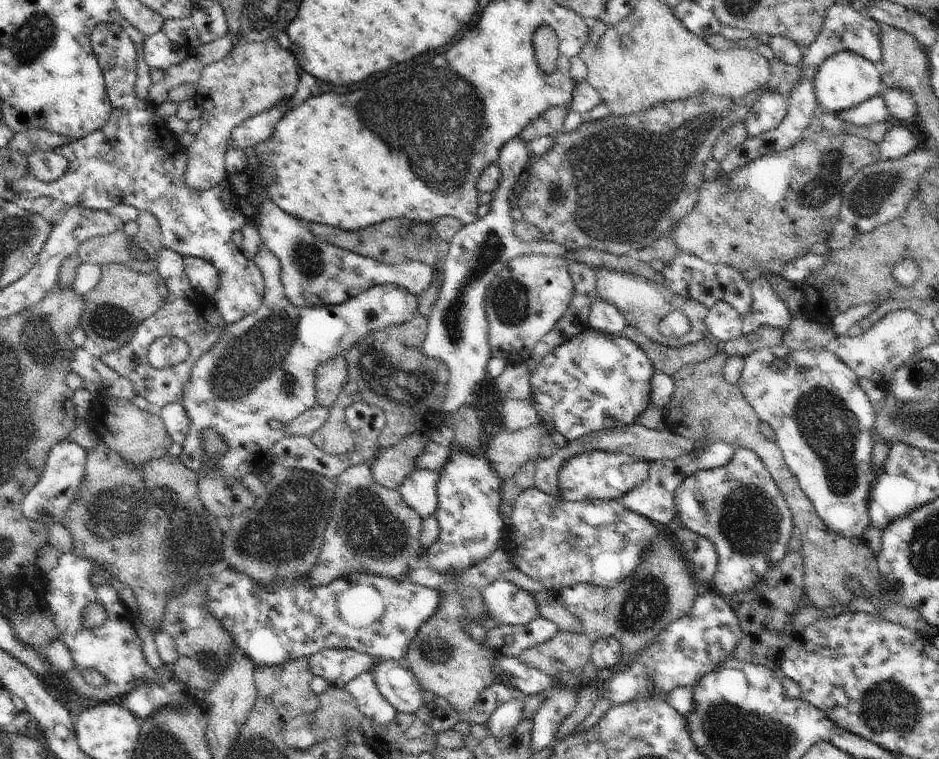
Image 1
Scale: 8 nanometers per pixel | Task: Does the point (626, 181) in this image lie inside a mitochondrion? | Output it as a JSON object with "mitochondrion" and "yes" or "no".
{"mitochondrion":"yes"}

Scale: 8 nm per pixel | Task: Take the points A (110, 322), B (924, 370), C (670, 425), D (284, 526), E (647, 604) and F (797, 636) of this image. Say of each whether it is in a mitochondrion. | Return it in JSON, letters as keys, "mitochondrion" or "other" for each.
{"A":"mitochondrion","B":"mitochondrion","C":"other","D":"mitochondrion","E":"mitochondrion","F":"other"}

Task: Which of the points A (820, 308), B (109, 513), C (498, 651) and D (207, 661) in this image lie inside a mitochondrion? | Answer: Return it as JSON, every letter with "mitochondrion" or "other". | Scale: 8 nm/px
{"A":"other","B":"mitochondrion","C":"other","D":"mitochondrion"}

